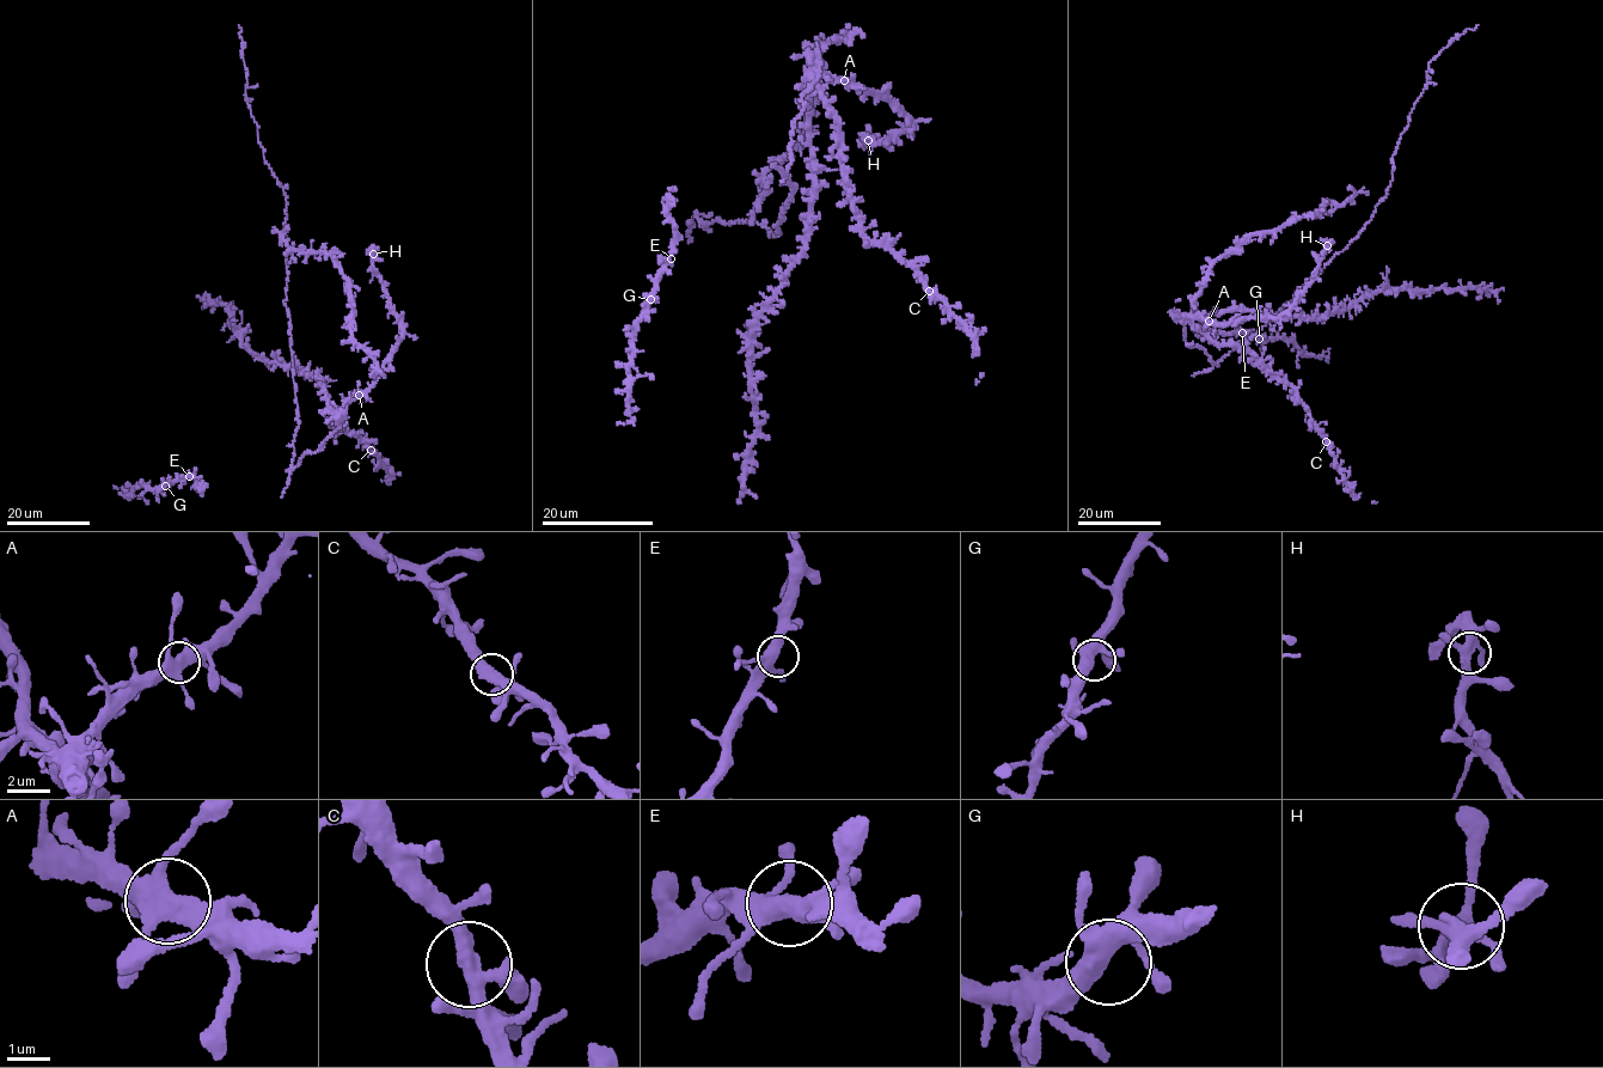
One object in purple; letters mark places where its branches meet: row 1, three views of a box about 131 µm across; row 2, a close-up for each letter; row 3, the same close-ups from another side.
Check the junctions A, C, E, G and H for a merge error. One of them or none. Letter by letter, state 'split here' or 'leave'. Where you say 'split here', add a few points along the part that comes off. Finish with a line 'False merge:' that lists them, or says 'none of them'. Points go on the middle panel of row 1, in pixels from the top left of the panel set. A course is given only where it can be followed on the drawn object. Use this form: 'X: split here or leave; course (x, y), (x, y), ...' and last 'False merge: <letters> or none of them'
A: leave
C: leave
E: leave
G: leave
H: leave
False merge: none of them

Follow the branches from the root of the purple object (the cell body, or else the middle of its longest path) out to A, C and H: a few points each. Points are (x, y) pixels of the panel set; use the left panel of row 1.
A: (294, 449), (292, 469), (303, 453), (320, 449), (320, 444), (340, 425), (337, 416), (359, 395)
C: (294, 449), (292, 469), (320, 449), (340, 425), (336, 415), (344, 420), (340, 413), (335, 428), (371, 450)
H: (294, 449), (292, 469), (320, 449), (399, 341), (399, 316), (373, 254)

